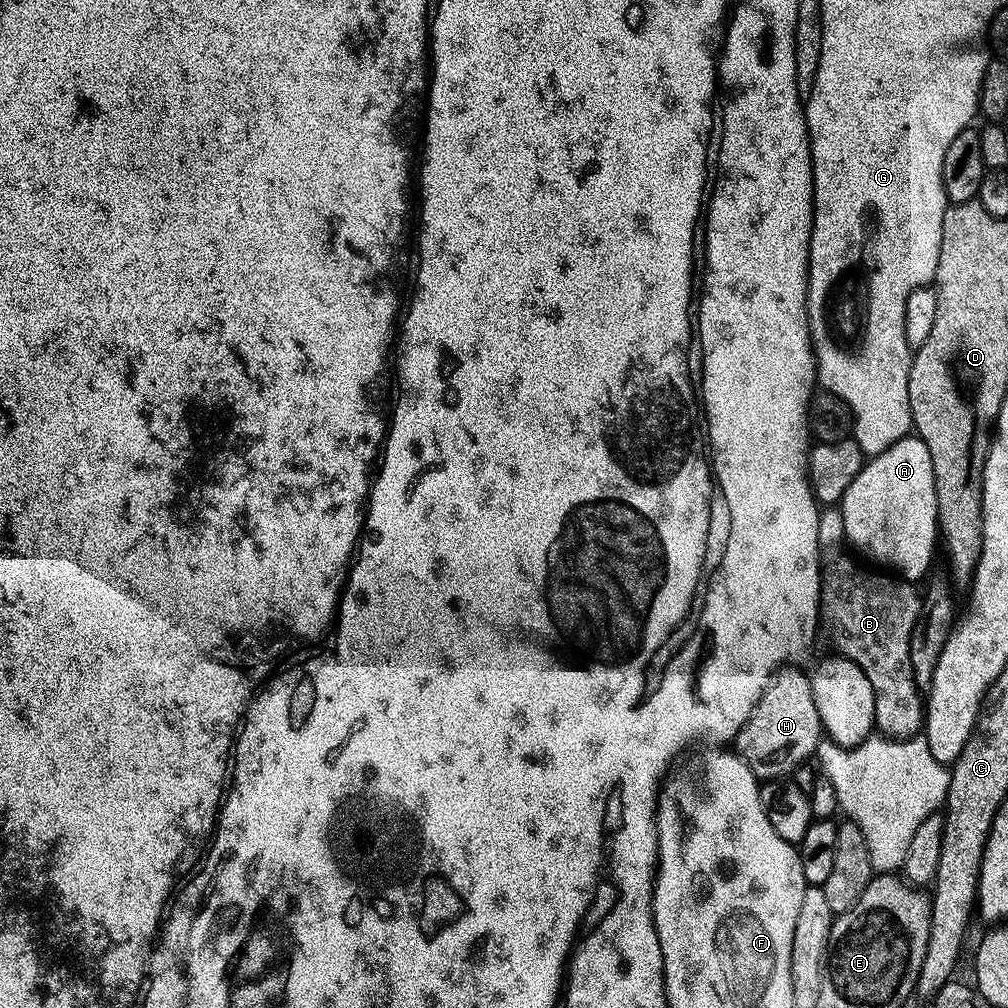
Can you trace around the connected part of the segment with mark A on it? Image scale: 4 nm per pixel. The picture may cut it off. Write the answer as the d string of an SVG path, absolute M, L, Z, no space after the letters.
M909 434L903 440L894 442L894 446L890 446L882 454L871 457L854 478L854 482L846 486L838 510L844 523L844 540L852 543L862 555L869 556L873 565L881 564L876 566L891 570L897 577L909 582L920 582L920 579L923 581L929 575L928 567L931 566L936 552L938 556L940 507L934 486L934 466L930 462L930 450L919 436Z

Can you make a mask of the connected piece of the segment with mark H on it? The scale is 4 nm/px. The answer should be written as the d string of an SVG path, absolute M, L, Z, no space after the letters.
M785 666L773 675L734 741L734 751L748 761L753 774L764 782L779 781L800 765L811 761L822 739L820 715L814 706L812 683L809 675L798 668Z

